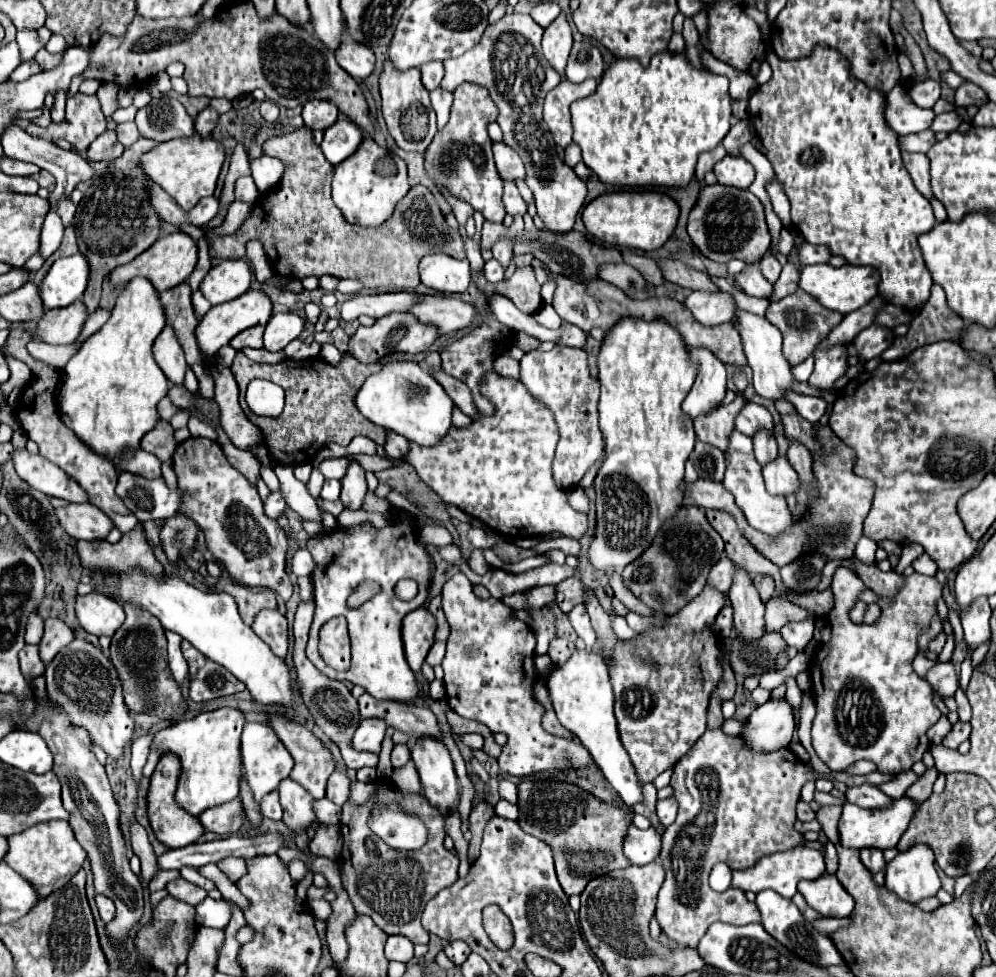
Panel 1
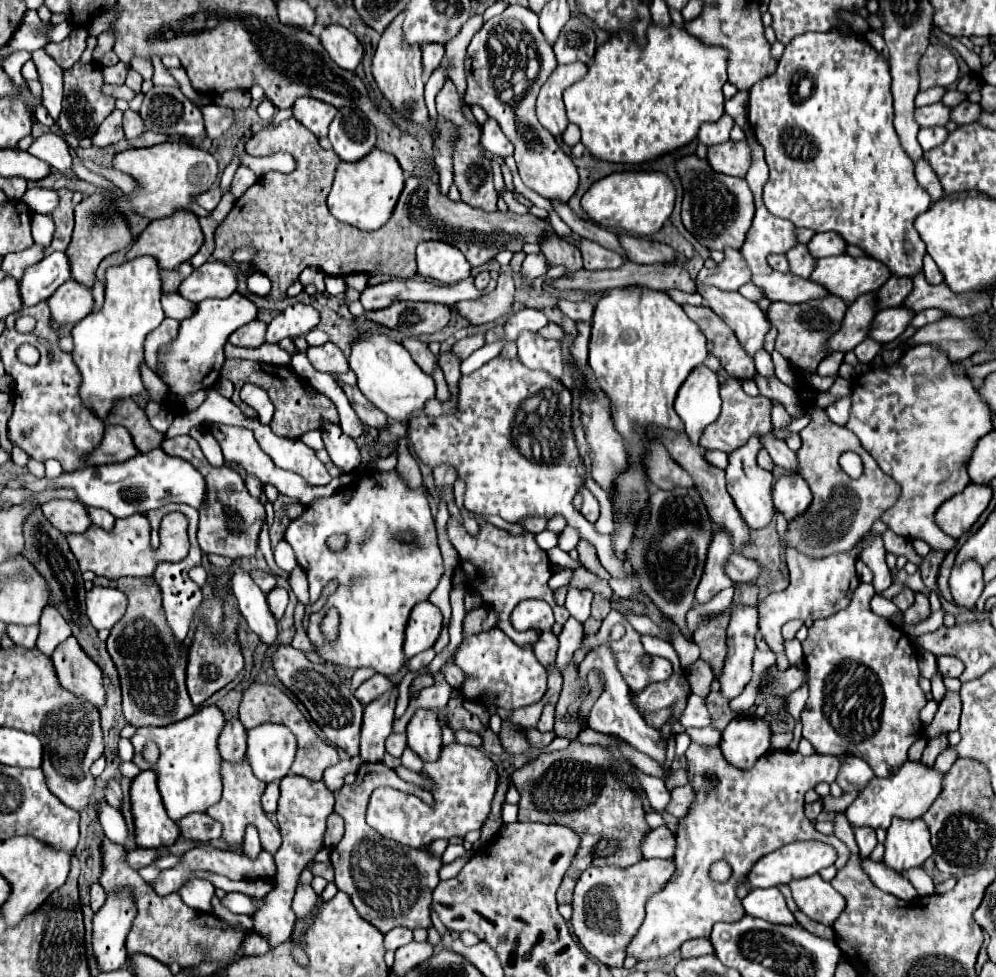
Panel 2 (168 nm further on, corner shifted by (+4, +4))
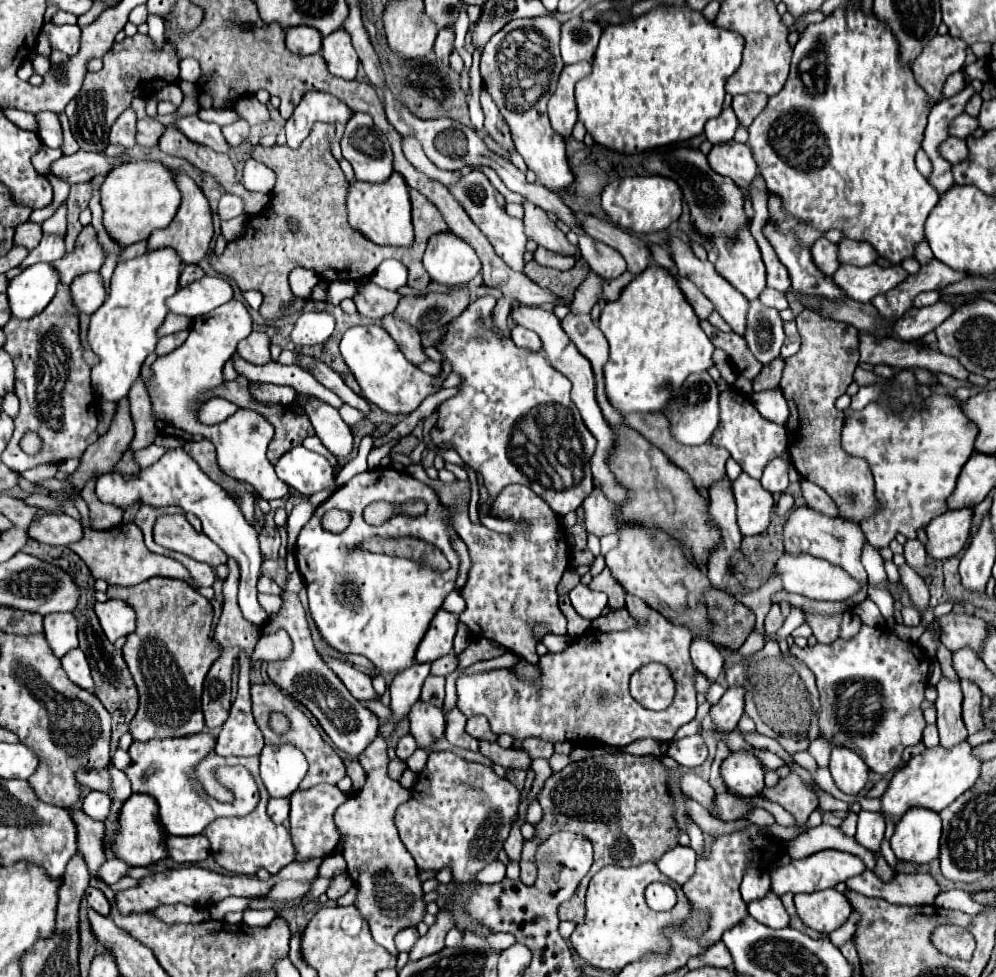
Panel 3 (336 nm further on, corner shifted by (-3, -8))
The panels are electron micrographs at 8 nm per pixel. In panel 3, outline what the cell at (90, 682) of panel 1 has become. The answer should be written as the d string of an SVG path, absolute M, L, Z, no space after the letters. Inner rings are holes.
M72 649L62 657L62 667L66 671L66 675L70 677L72 683L76 683L78 687L94 693L94 681L90 677L90 669L88 669L88 661L86 655L82 653L82 649Z

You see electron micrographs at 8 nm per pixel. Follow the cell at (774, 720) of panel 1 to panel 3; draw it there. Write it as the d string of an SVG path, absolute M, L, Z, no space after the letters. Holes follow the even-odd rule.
M750 751L730 753L720 765L720 773L732 795L756 797L764 789L762 761Z

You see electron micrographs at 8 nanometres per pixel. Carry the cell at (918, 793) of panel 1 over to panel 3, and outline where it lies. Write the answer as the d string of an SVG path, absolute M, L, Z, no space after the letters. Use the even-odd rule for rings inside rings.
M942 675L942 679L936 685L938 699L938 731L940 731L940 745L950 747L958 745L958 741L964 741L968 737L968 731L962 721L962 689L960 681L950 681Z

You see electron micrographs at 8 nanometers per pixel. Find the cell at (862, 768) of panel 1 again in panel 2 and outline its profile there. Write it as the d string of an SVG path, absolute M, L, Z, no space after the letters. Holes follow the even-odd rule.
M699 743L689 745L685 759L687 759L685 769L687 769L689 785L695 791L695 801L693 801L691 809L687 811L687 815L681 817L677 823L675 857L673 857L675 867L677 867L675 875L667 881L667 885L659 893L649 897L649 901L645 905L647 917L627 949L627 955L635 955L639 959L665 957L665 955L673 953L675 949L679 949L689 939L709 937L711 927L719 921L727 921L727 923L739 921L745 915L741 899L737 897L739 883L745 879L751 865L759 857L763 857L787 843L813 839L813 841L833 845L833 849L837 851L837 861L839 861L837 869L841 869L849 857L847 845L843 845L835 835L831 835L831 837L821 835L803 813L803 795L821 781L833 783L839 775L841 765L843 765L841 759L831 757L831 755L817 755L817 753L811 757L803 757L803 755L791 753L791 751L769 751L763 757L759 757L751 769L737 769L727 763L727 759L723 757L719 747L699 745ZM717 859L725 859L733 869L733 875L727 883L713 883L709 879L709 865Z

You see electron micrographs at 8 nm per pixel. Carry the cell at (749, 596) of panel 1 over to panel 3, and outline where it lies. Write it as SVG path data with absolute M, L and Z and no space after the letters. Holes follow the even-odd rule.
M728 687L724 697L710 709L712 723L730 733L736 729L742 713L744 713L744 689L742 687Z

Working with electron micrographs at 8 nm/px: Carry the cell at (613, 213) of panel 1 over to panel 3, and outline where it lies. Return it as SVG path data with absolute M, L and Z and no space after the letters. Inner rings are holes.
M662 175L624 177L604 189L602 209L612 219L612 223L618 223L622 229L630 229L636 233L664 231L682 213L682 191L676 181Z

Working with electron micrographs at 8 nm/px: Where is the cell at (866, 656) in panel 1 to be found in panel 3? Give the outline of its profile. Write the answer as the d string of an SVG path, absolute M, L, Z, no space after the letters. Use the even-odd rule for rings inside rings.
M862 625L860 633L850 641L836 639L830 645L818 643L804 649L792 645L788 651L804 661L816 675L822 701L822 737L834 745L854 749L868 769L880 775L890 775L904 767L904 747L918 745L926 727L920 703L924 701L924 689L928 685L930 659L924 649L884 629Z

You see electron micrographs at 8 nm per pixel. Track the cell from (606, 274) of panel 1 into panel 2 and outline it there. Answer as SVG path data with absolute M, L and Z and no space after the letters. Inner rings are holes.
M581 239L581 245L579 245L579 251L583 255L583 261L585 261L585 269L587 271L603 271L603 269L619 269L625 259L621 255L617 255L615 251L609 251L593 241L587 241L587 239Z

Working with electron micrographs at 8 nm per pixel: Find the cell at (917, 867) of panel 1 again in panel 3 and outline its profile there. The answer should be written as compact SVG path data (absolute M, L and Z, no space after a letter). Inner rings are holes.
M910 807L902 819L898 819L890 845L898 859L922 865L938 857L940 833L942 821L936 811Z

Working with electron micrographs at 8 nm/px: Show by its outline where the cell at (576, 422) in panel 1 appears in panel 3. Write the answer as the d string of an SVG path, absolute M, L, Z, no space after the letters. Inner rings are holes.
M514 325L510 329L510 337L518 347L526 347L526 349L532 349L532 351L542 351L542 343L536 337L536 333L522 327L522 325Z

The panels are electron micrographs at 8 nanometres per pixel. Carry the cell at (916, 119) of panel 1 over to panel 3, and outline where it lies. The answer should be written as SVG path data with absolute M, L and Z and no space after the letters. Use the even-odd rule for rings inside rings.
M962 113L958 115L952 123L950 123L950 135L954 137L960 137L960 139L966 139L970 133L974 133L978 129L978 119L976 117L970 117L968 113Z

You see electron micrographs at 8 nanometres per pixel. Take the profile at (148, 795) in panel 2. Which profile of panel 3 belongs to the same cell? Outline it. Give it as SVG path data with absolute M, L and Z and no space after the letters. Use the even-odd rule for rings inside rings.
M130 795L128 801L124 801L120 813L118 813L118 827L116 835L110 843L110 849L120 861L126 861L130 867L148 867L160 859L164 859L166 853L166 843L164 843L164 831L158 823L158 809L156 801L150 799L148 795Z

